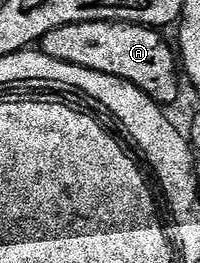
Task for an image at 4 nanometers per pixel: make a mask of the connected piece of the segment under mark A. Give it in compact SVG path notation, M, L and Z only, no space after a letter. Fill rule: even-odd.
M94 20L57 26L49 30L41 41L41 51L57 62L69 62L73 66L85 66L85 70L97 70L101 74L113 74L140 88L159 105L168 106L179 96L181 64L174 47L167 45L162 31L146 24L126 24L123 20Z

